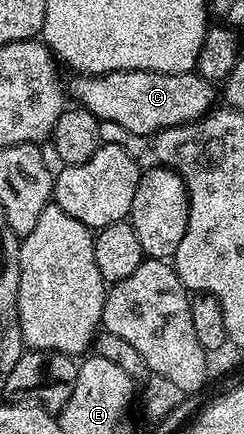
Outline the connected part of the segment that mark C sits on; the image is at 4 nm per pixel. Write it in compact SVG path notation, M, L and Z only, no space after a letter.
M195 70L186 73L158 73L157 71L111 71L105 75L81 75L71 76L66 91L72 95L79 106L85 107L94 117L105 123L113 123L122 129L126 129L135 135L155 137L160 131L170 129L174 125L192 123L196 119L208 114L218 99L218 91L214 88L213 80L204 79L196 74Z

